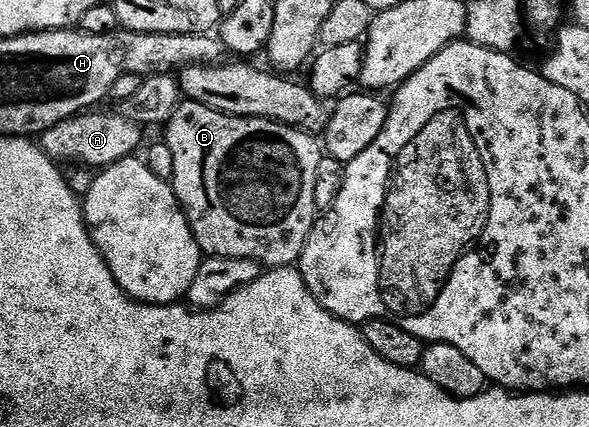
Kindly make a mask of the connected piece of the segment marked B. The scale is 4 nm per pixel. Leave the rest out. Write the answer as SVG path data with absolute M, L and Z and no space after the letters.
M188 100L182 101L177 111L169 117L168 122L164 123L164 130L163 143L171 150L174 160L171 185L177 197L177 203L181 205L181 211L189 222L189 227L199 244L202 255L210 258L246 258L247 260L255 260L262 268L289 268L300 263L303 248L307 244L313 231L313 225L317 223L319 217L319 211L315 204L315 172L319 169L323 146L318 139L317 142L313 139L316 137L312 133L296 130L281 122L272 122L266 118L236 118L233 114L224 114L198 102Z

